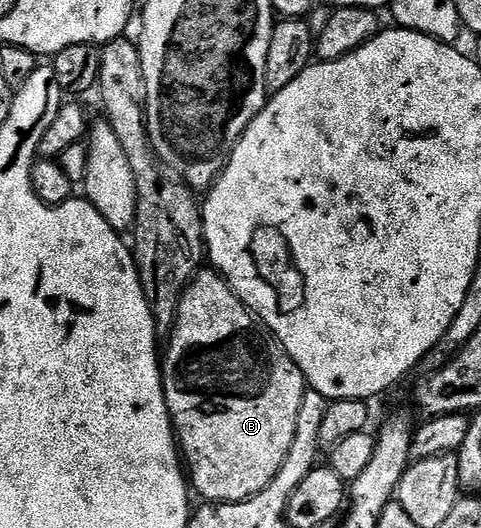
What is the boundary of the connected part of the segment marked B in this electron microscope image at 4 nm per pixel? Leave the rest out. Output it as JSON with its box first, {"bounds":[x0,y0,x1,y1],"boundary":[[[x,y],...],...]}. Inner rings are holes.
{"bounds":[160,269,308,503],"boundary":[[[213,269],[199,270],[198,274],[191,279],[186,292],[182,294],[178,316],[174,318],[174,325],[168,338],[170,338],[170,344],[167,347],[165,344],[164,354],[160,359],[162,388],[166,394],[166,404],[170,410],[170,422],[174,425],[176,442],[184,456],[188,479],[193,490],[195,492],[198,490],[203,495],[203,500],[212,503],[241,503],[244,499],[260,494],[270,484],[272,477],[276,477],[276,473],[282,468],[290,452],[292,437],[296,433],[296,417],[300,417],[300,401],[304,401],[304,393],[308,389],[305,377],[300,373],[298,366],[286,356],[286,352],[279,347],[277,339],[269,331],[260,329],[254,314],[238,300],[234,290],[226,284],[226,280]]]}

